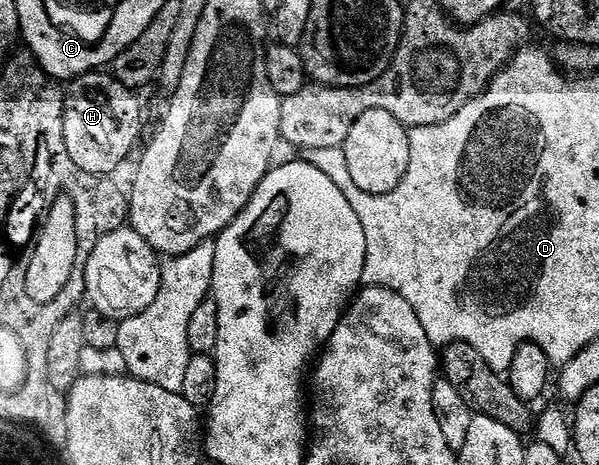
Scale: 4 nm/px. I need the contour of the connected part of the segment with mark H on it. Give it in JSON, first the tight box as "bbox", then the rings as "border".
{"bbox":[64,71,144,175],"border":[[[93,71],[77,77],[67,86],[64,103],[65,141],[69,159],[82,173],[112,175],[140,141],[144,113],[133,90],[108,71]]]}

